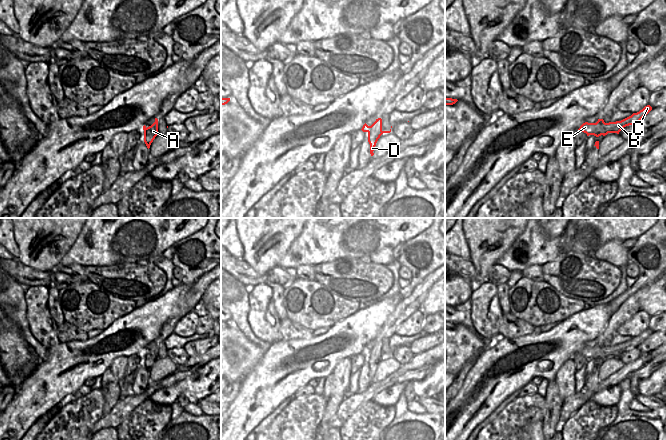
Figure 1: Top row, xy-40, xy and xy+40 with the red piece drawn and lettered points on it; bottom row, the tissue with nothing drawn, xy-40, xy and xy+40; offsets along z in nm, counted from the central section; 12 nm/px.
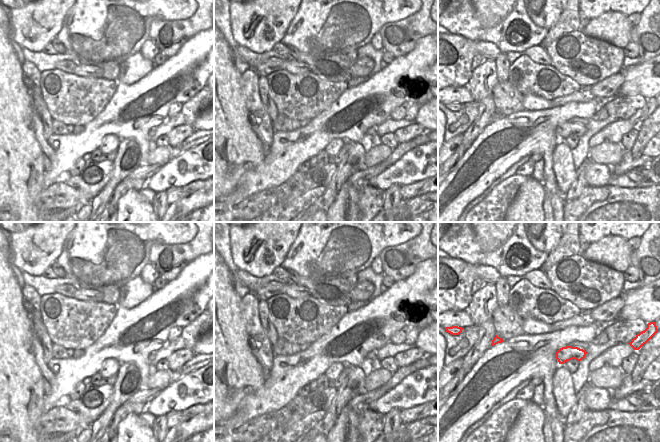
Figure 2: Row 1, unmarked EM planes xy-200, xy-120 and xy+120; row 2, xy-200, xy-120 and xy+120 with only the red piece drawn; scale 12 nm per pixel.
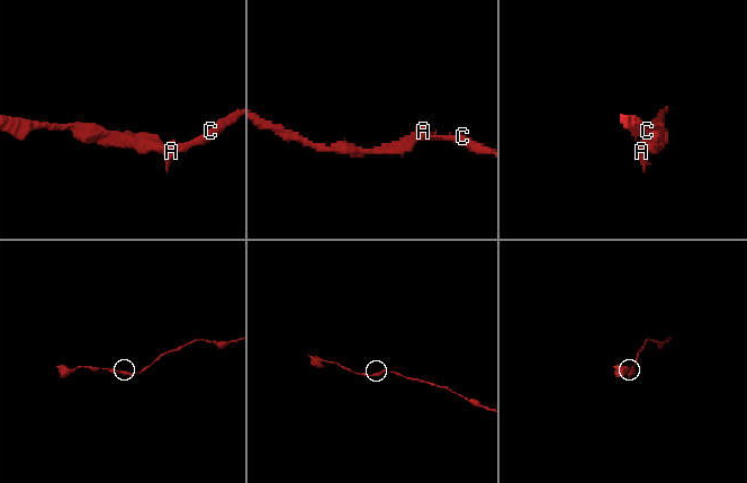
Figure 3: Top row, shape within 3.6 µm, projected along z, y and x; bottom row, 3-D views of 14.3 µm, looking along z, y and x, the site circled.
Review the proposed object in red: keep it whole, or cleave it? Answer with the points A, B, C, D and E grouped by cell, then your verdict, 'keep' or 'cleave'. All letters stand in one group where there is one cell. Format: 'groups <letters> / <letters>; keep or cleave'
groups A B C D E; keep

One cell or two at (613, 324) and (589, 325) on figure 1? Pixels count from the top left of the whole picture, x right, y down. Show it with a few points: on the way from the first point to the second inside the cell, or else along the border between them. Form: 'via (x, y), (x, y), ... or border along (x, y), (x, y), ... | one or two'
border along (612, 313), (605, 327), (596, 338) | two

